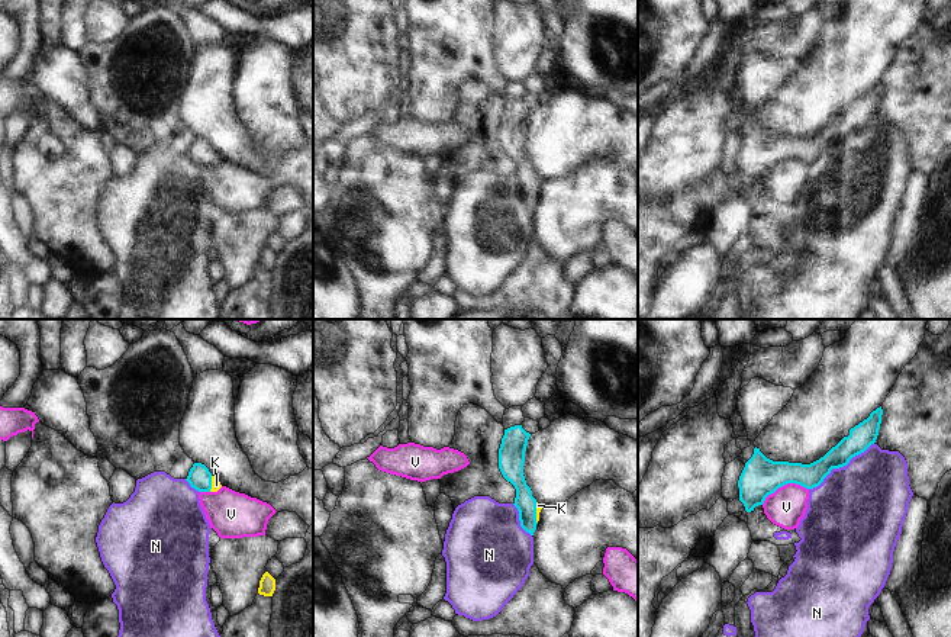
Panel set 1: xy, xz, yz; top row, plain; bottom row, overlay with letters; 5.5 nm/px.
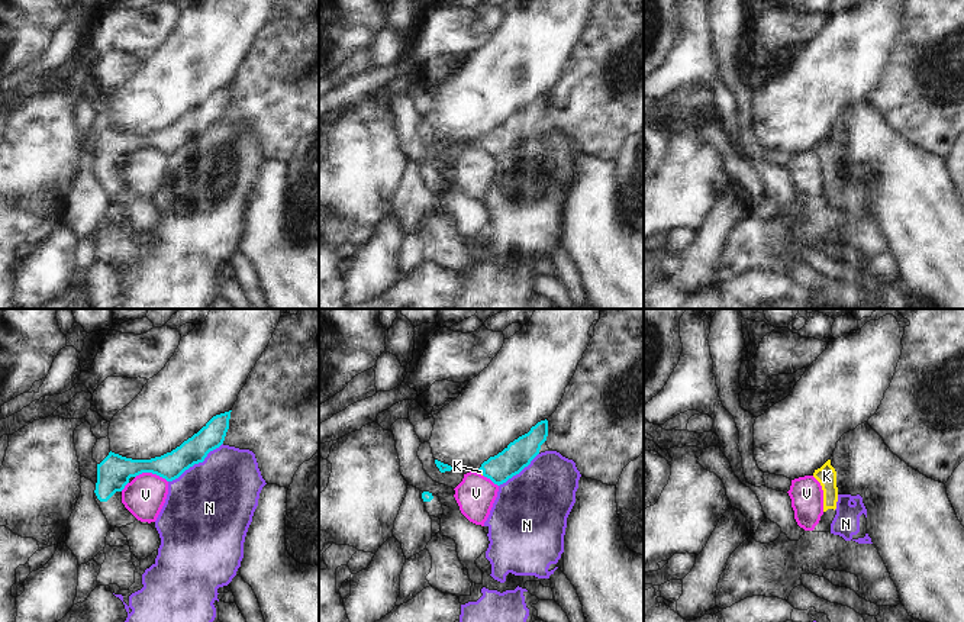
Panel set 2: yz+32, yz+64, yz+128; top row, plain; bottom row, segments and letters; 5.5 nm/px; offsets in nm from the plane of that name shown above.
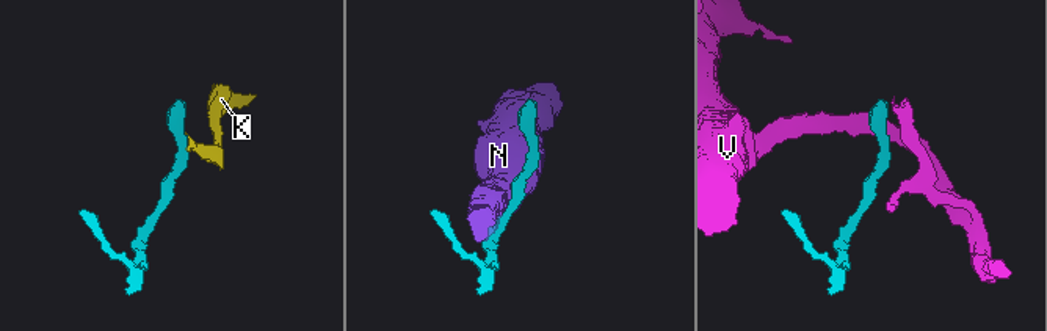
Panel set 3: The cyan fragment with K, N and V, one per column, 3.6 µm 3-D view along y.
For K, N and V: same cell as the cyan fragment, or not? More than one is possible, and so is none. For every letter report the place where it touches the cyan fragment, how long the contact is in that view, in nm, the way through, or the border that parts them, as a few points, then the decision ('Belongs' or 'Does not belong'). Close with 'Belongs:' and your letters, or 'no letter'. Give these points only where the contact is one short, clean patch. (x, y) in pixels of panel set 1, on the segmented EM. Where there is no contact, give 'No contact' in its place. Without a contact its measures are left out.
K: Touches cyan at xz (535, 512). Shared border 120 nm. Path across: xz (525, 502), (535, 512), (538, 505). Belongs
N: Touches cyan at yz (840, 466). Shared border 440 nm. Does not belong
V: Touches cyan at yz (783, 485). Shared border 280 nm. Boundary: yz (808, 488), (799, 483), (785, 483), (761, 504). Does not belong
Belongs: K

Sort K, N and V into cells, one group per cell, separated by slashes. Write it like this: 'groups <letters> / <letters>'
groups K / N / V

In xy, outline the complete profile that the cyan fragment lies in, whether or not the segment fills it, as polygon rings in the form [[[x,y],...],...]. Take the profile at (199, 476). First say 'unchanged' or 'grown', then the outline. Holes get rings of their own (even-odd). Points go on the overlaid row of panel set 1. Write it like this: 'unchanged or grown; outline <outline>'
grown; outline [[[194,463],[186,479],[199,492],[217,492],[222,485],[202,463]]]

